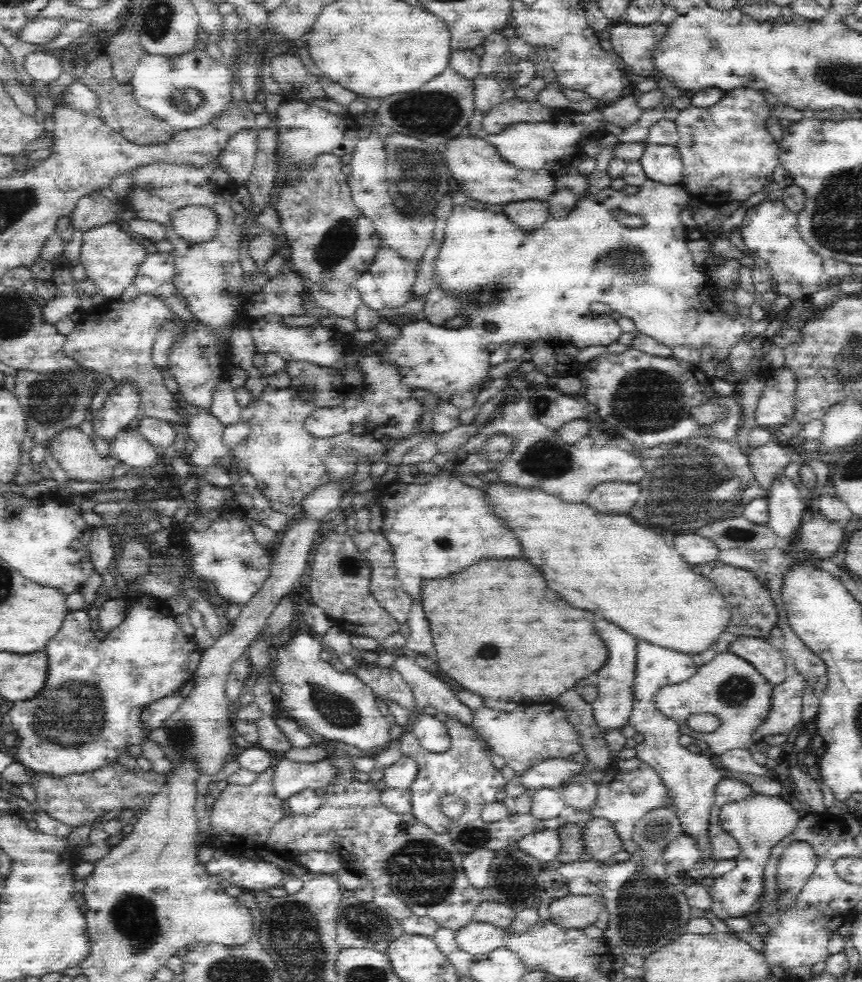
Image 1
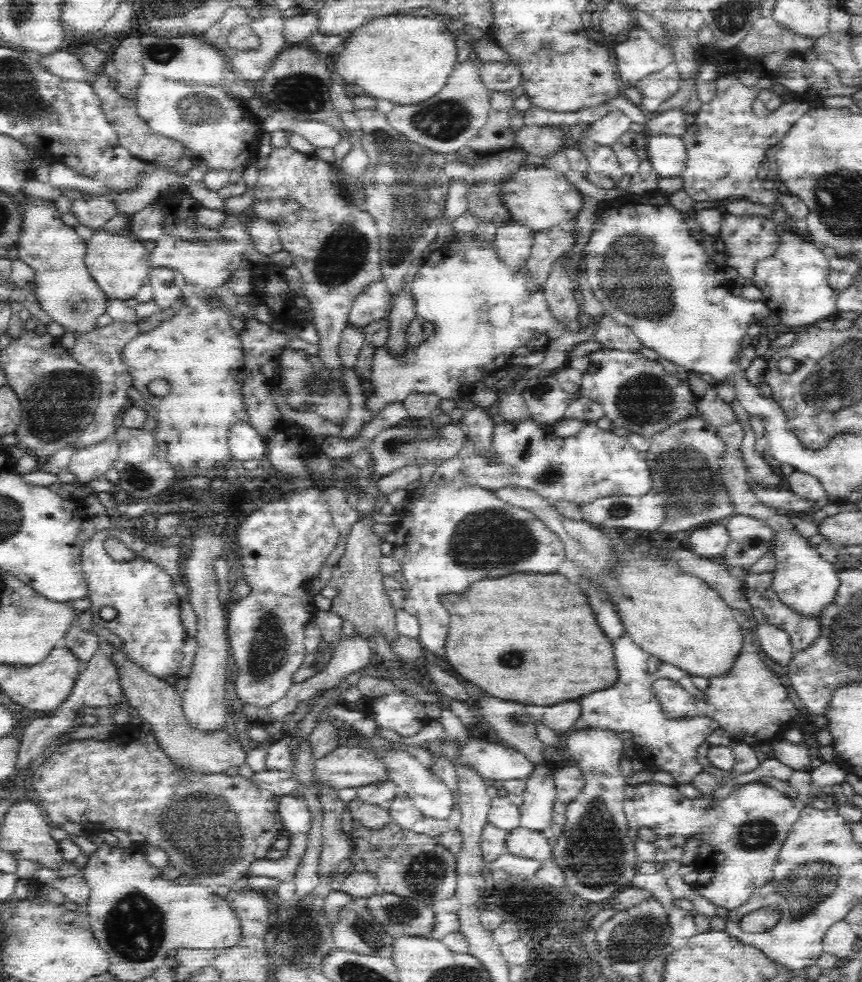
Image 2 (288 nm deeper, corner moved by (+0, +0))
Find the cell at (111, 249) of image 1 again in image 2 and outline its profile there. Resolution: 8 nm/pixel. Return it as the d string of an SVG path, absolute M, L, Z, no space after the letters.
M96 232L86 242L86 268L98 288L110 300L130 300L136 298L140 286L146 278L150 278L150 252L144 248L142 242L110 232Z

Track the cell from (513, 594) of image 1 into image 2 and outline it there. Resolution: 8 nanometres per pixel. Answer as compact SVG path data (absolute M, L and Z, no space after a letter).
M512 572L500 578L474 582L462 594L442 594L440 604L448 612L450 630L444 640L448 666L470 684L482 688L490 698L522 706L554 706L558 702L584 698L616 682L612 642L602 634L584 592L560 574Z

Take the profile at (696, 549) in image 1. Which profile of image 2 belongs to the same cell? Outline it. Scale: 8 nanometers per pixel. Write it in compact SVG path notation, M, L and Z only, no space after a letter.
M720 522L718 526L690 532L688 552L696 554L698 558L704 558L704 560L714 560L718 556L724 556L728 542L730 542L730 538L726 534L726 526Z

